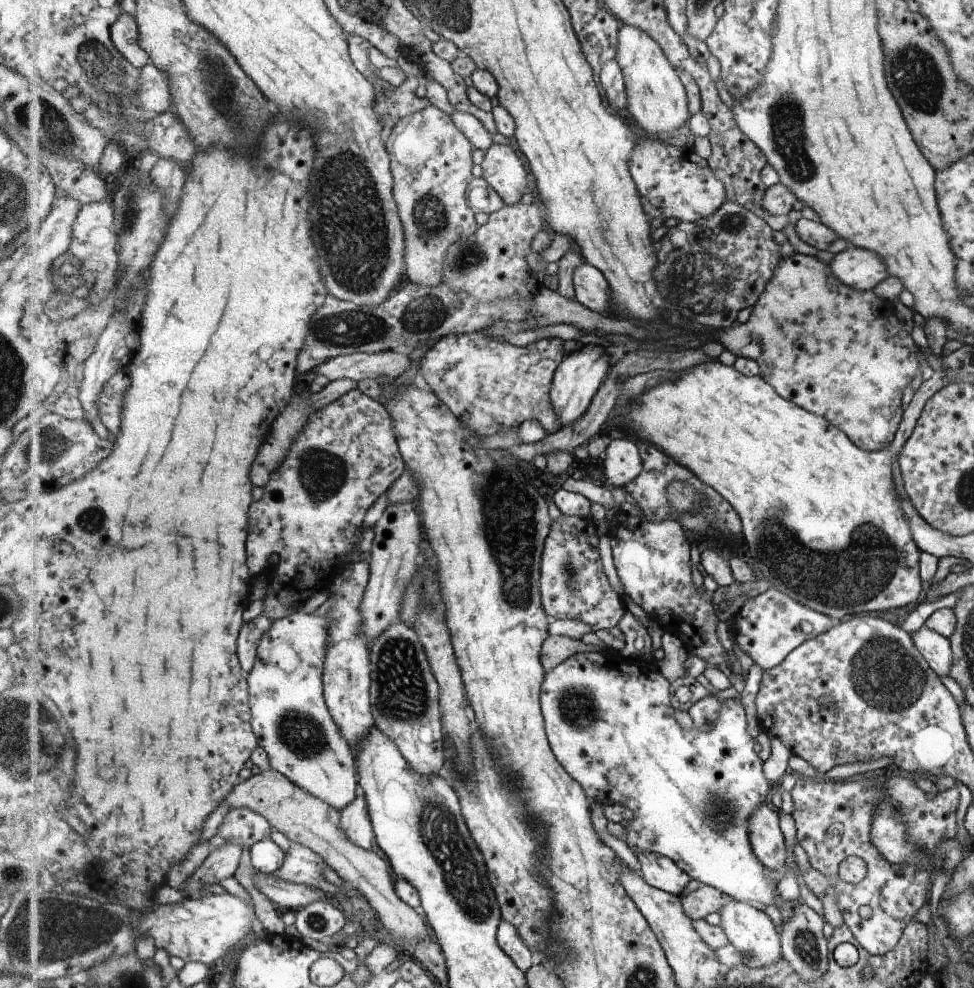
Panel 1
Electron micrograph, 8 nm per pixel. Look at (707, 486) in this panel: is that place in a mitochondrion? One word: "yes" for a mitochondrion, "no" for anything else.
no

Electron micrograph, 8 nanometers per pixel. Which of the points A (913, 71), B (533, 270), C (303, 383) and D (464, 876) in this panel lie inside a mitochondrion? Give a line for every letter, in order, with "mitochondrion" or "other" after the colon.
A: mitochondrion
B: other
C: other
D: mitochondrion

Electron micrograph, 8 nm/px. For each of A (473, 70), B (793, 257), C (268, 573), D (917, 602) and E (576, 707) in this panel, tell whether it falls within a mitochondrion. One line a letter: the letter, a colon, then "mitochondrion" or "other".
A: other
B: other
C: other
D: other
E: mitochondrion

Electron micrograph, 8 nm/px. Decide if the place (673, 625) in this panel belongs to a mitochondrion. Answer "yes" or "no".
no

